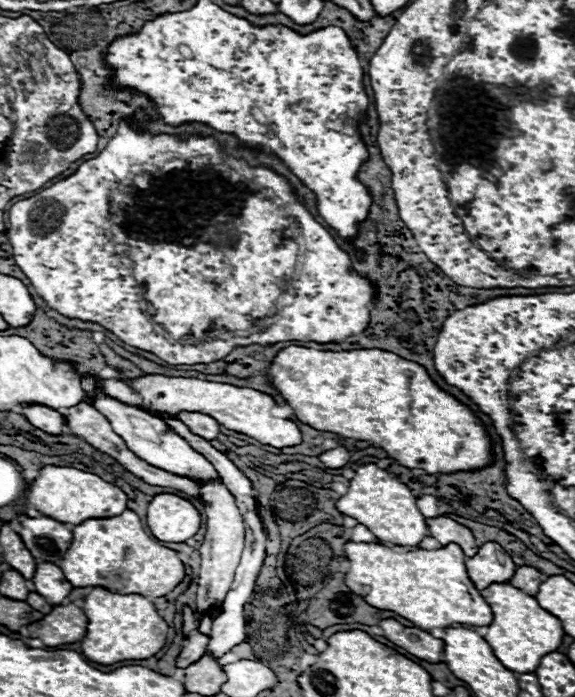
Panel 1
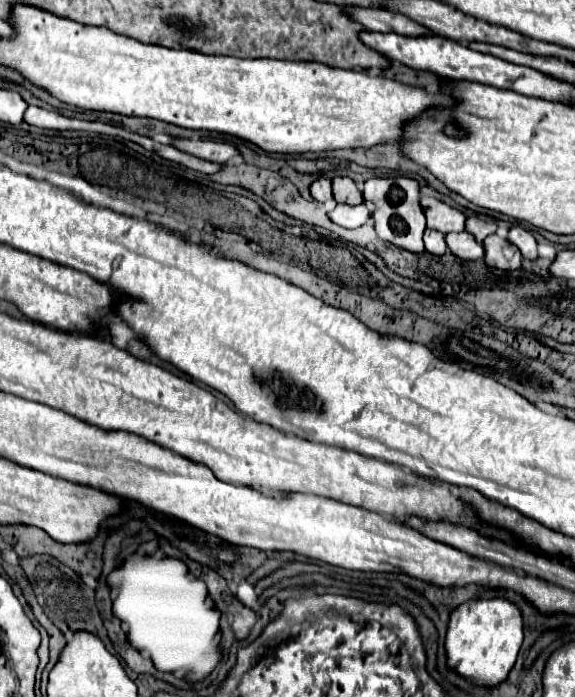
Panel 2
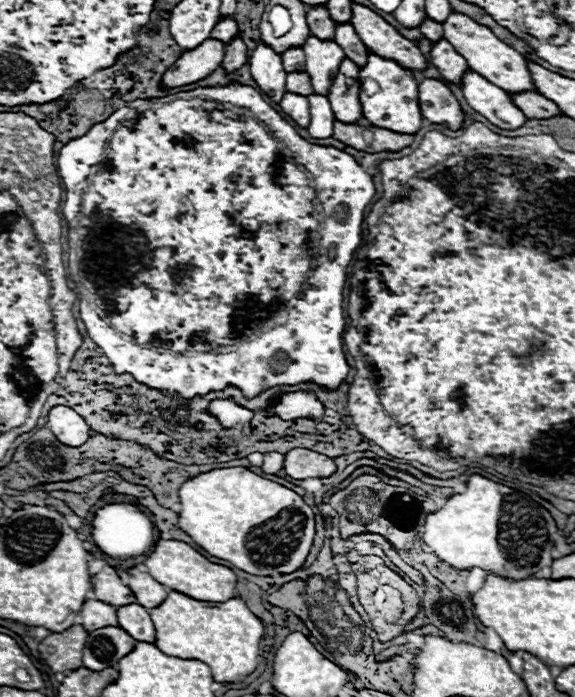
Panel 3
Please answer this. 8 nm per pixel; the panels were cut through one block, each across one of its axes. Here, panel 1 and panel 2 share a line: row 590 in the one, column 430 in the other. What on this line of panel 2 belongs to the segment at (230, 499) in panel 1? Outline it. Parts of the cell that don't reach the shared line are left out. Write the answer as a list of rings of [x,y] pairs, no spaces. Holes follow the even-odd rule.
[[[424,196],[422,198],[422,208],[424,208],[426,220],[428,220],[428,228],[440,230],[442,234],[462,232],[464,230],[466,214],[460,212],[458,208],[446,204],[442,200],[430,198],[430,196]]]

